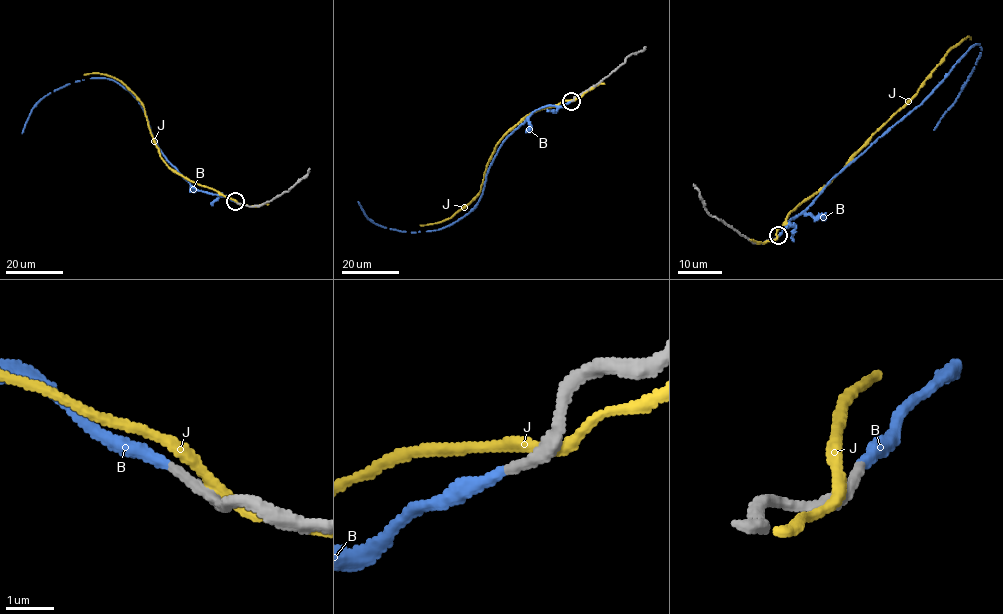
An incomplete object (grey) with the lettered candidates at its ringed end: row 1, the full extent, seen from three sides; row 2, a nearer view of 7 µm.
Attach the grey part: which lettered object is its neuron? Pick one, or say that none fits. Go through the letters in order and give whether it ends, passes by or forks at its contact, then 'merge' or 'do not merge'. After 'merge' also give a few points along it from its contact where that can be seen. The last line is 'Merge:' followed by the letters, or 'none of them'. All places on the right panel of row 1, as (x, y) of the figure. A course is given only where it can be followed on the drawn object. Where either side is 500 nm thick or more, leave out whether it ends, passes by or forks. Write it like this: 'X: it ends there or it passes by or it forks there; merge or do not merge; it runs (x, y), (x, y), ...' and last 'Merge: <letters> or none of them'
B: it ends there; merge; it runs (778, 236), (785, 224), (921, 103), (978, 44), (980, 57), (969, 79), (933, 130)
J: it passes by; do not merge
Merge: B

